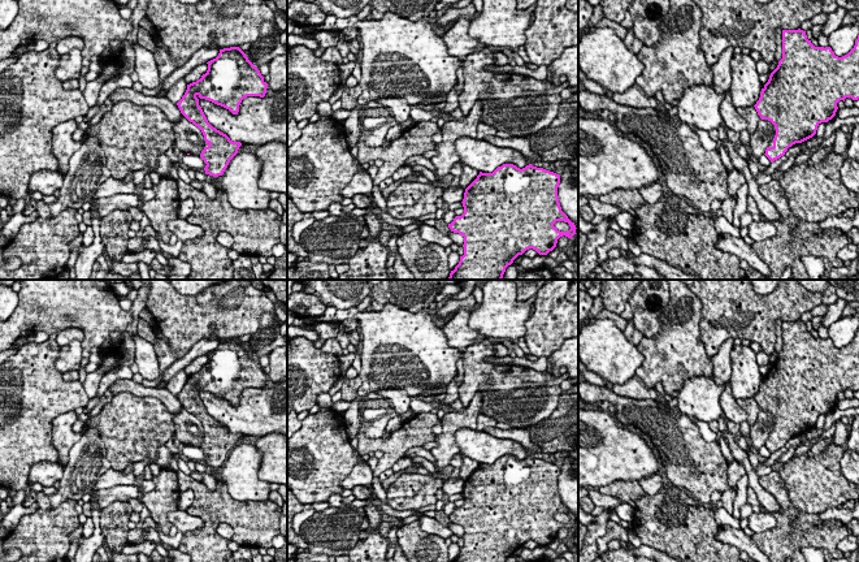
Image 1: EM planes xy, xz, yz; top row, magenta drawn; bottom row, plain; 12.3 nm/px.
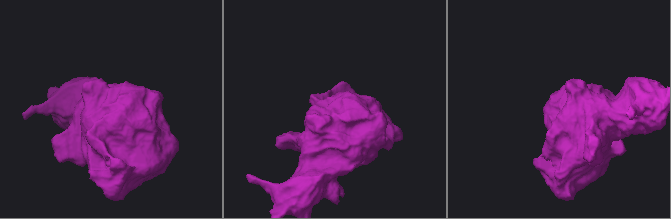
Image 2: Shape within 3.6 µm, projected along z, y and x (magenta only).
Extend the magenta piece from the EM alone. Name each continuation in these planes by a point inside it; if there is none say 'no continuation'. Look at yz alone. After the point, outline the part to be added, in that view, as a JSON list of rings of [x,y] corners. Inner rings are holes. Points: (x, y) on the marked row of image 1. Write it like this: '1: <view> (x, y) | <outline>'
no continuation

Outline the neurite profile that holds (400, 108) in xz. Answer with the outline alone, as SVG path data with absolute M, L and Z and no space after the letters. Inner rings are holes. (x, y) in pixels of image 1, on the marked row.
M389 98L389 99L377 99L376 101L383 104L385 107L389 107L394 113L396 122L402 124L411 118L409 112L412 107L408 104L405 99Z

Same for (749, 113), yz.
M742 107L737 108L737 112L747 121L747 131L750 134L755 133L759 125L759 121L762 120L758 114L755 107Z

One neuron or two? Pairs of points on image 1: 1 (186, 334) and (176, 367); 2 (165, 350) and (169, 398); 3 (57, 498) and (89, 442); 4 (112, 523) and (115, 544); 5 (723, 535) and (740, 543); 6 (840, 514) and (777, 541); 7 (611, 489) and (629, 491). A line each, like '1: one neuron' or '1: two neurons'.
1: two neurons
2: two neurons
3: one neuron
4: one neuron
5: one neuron
6: two neurons
7: one neuron

